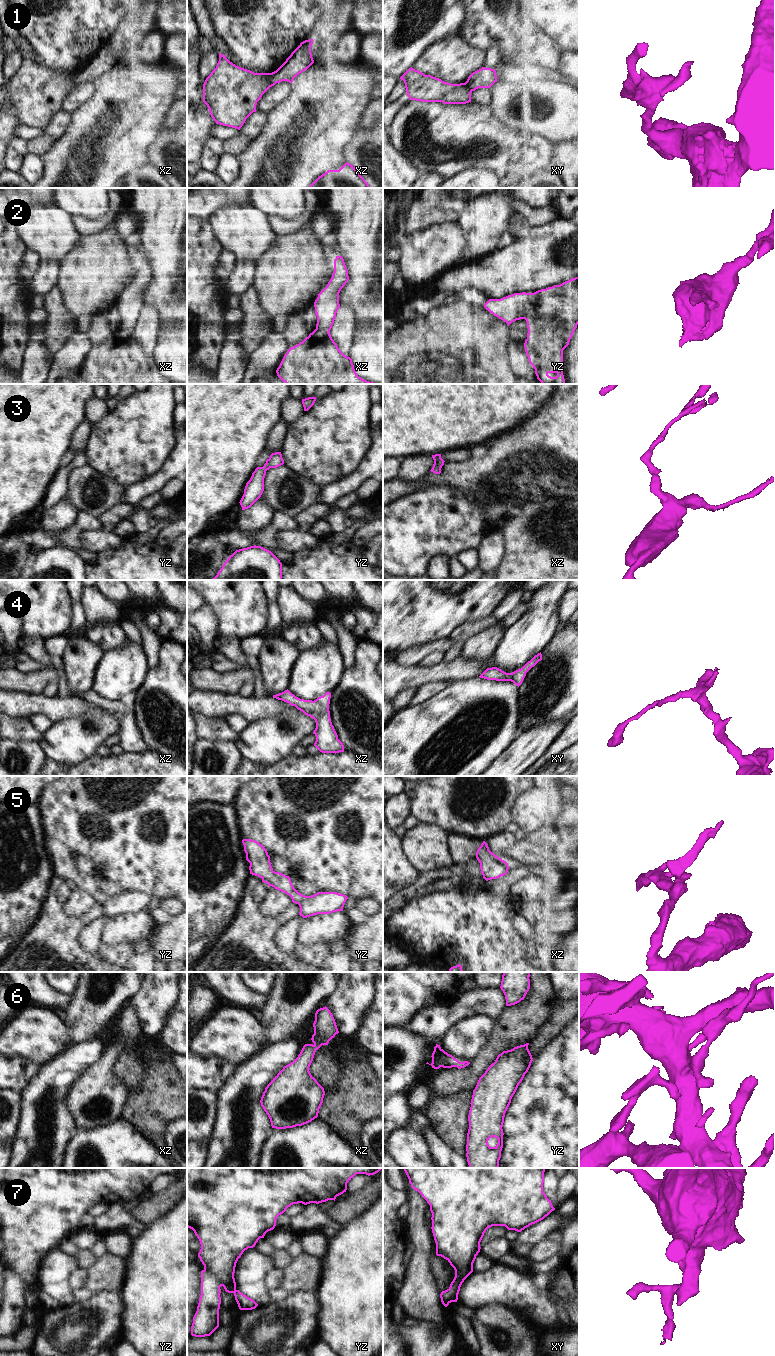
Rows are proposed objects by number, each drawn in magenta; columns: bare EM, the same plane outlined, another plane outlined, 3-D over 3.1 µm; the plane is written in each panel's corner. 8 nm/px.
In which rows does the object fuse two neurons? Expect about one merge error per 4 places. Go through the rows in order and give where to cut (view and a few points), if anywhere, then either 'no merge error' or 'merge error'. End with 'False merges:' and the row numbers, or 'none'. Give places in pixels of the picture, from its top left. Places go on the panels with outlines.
1: cut xz (271, 73), (266, 89); merge error
2: cut none; no merge error
3: cut none; no merge error
4: cut none; no merge error
5: cut none; no merge error
6: cut none; no merge error
7: cut none; no merge error
False merges: 1

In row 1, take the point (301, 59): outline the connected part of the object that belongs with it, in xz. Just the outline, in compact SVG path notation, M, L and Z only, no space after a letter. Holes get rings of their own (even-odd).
M313 39L300 43L286 61L276 71L271 73L267 90L282 81L292 83L297 75L307 70L314 63L311 53L312 44Z

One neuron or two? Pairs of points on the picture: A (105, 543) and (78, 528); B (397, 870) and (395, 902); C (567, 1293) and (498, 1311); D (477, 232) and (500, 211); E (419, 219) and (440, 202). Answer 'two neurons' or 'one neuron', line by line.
A: two neurons
B: two neurons
C: two neurons
D: one neuron
E: one neuron

